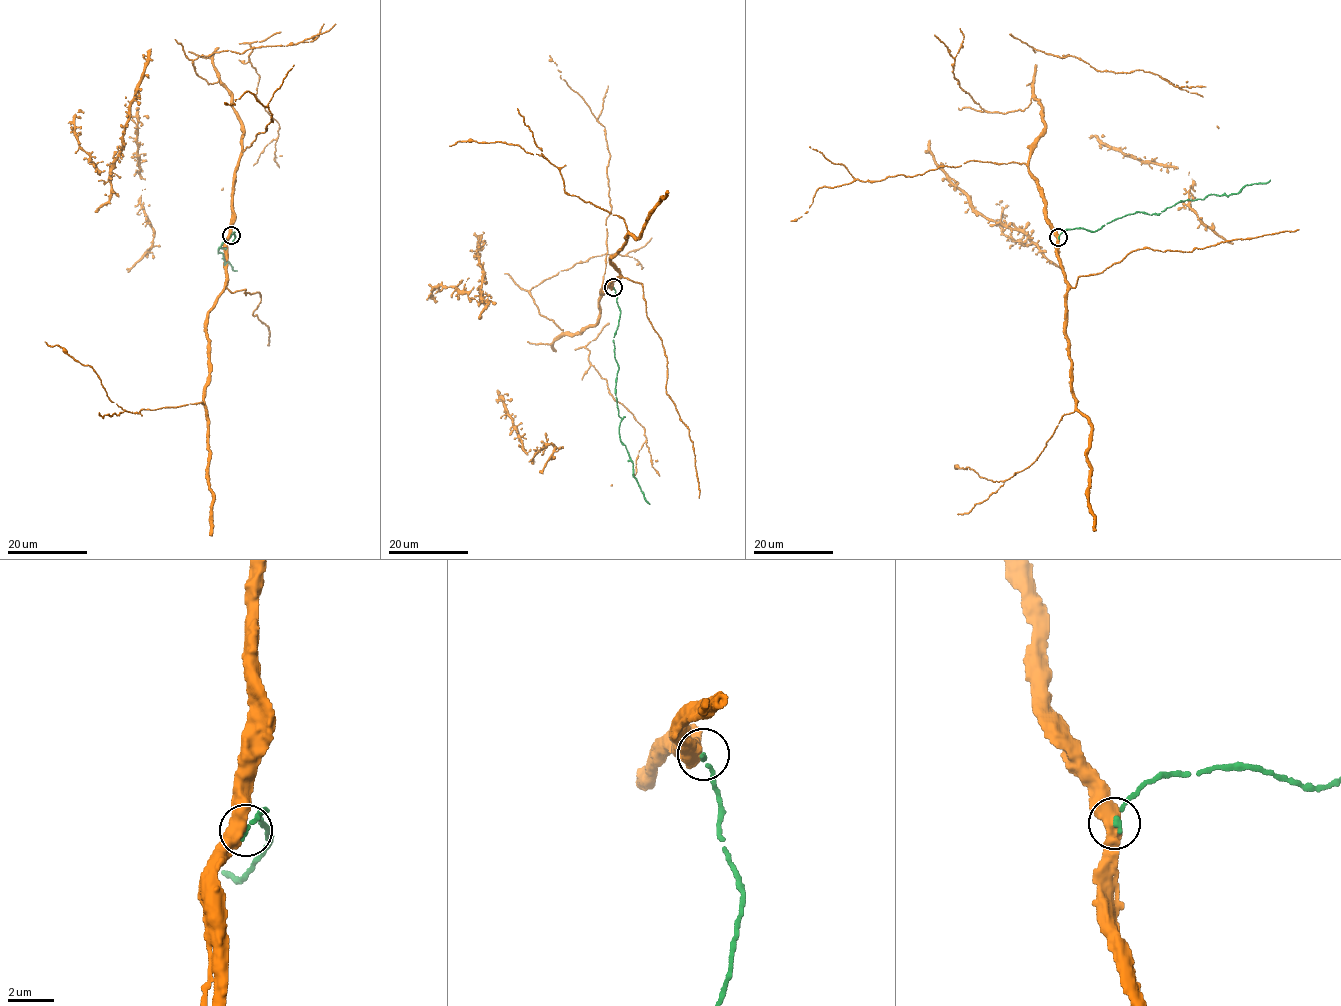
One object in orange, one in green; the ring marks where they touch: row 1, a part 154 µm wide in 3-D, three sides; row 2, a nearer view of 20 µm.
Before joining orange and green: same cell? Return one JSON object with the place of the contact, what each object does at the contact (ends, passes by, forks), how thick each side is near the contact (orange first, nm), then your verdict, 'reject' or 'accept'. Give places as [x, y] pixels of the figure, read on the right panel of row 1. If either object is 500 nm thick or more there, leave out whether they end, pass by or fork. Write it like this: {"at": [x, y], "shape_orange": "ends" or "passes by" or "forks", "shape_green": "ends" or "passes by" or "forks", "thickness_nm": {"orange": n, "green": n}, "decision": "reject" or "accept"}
{"at": [1058, 237], "shape_orange": "passes by", "shape_green": "ends", "thickness_nm": {"orange": 480, "green": 220}, "decision": "accept"}

